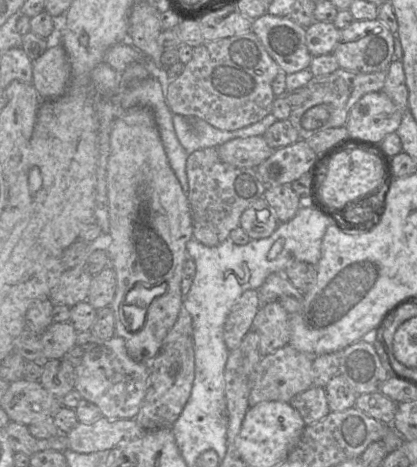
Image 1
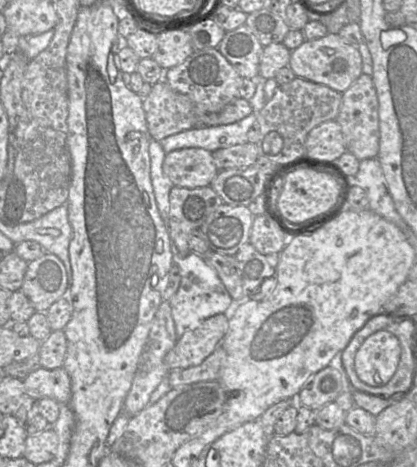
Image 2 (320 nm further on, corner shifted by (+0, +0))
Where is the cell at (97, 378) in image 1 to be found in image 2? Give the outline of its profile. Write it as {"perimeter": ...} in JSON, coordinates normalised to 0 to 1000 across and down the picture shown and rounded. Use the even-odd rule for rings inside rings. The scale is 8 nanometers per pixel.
{"perimeter":[[[94,786],[55,812],[62,846],[86,857],[125,852],[165,867],[173,835],[170,812],[151,786],[110,790]]]}

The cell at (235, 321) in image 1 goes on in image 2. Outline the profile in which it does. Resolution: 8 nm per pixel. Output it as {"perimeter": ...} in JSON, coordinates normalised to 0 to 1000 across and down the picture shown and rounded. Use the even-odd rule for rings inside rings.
{"perimeter":[[[540,670],[489,685],[472,702],[441,713],[398,758],[408,794],[482,779],[528,739],[549,700]]]}

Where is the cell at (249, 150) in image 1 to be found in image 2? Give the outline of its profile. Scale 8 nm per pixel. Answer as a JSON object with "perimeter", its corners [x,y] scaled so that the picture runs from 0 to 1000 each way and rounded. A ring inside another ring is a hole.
{"perimeter":[[[439,317],[398,328],[391,368],[417,398],[472,403],[504,396],[525,364],[508,325],[484,317]]]}

